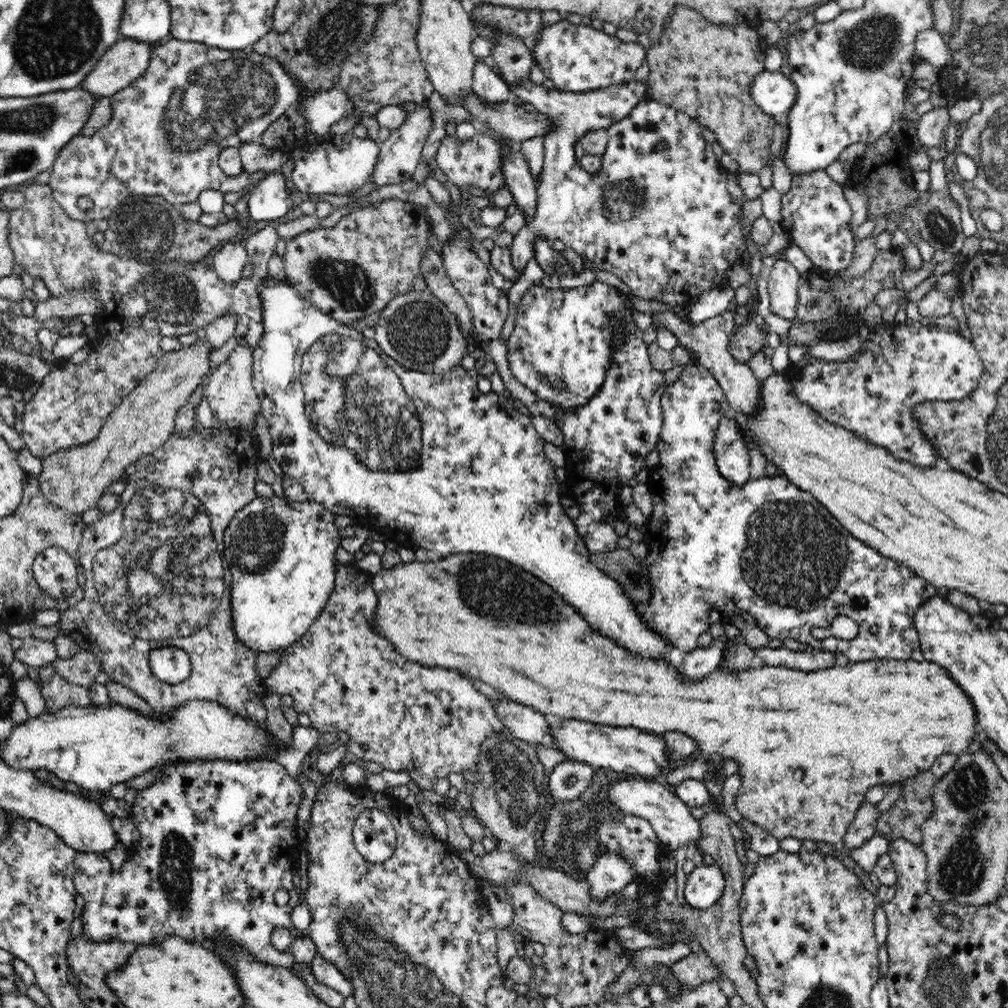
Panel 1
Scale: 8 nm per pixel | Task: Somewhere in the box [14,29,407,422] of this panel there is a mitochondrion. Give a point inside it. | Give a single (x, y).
(217, 99)

